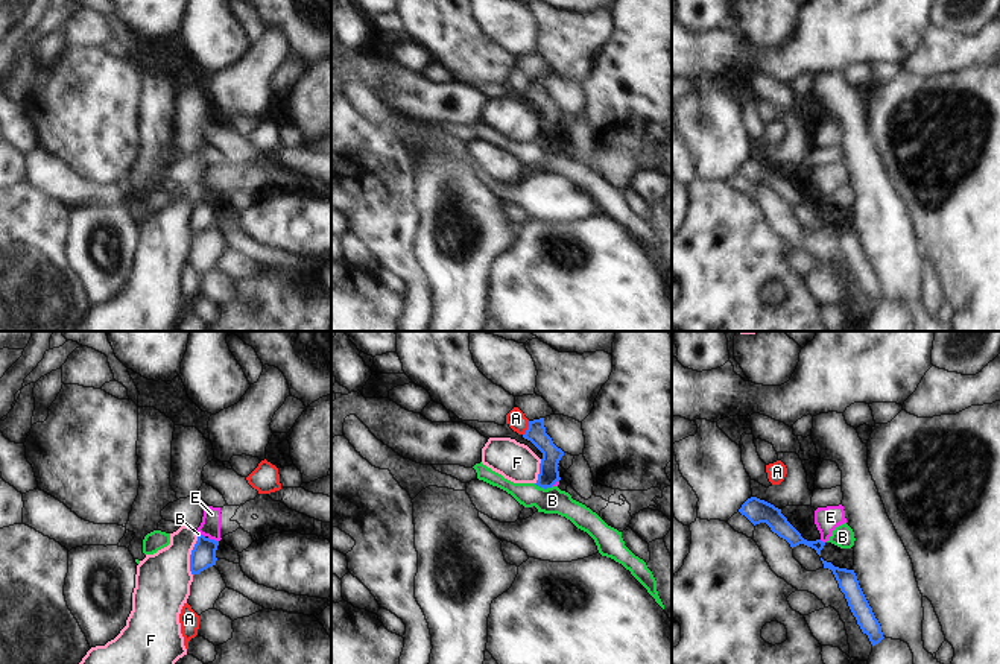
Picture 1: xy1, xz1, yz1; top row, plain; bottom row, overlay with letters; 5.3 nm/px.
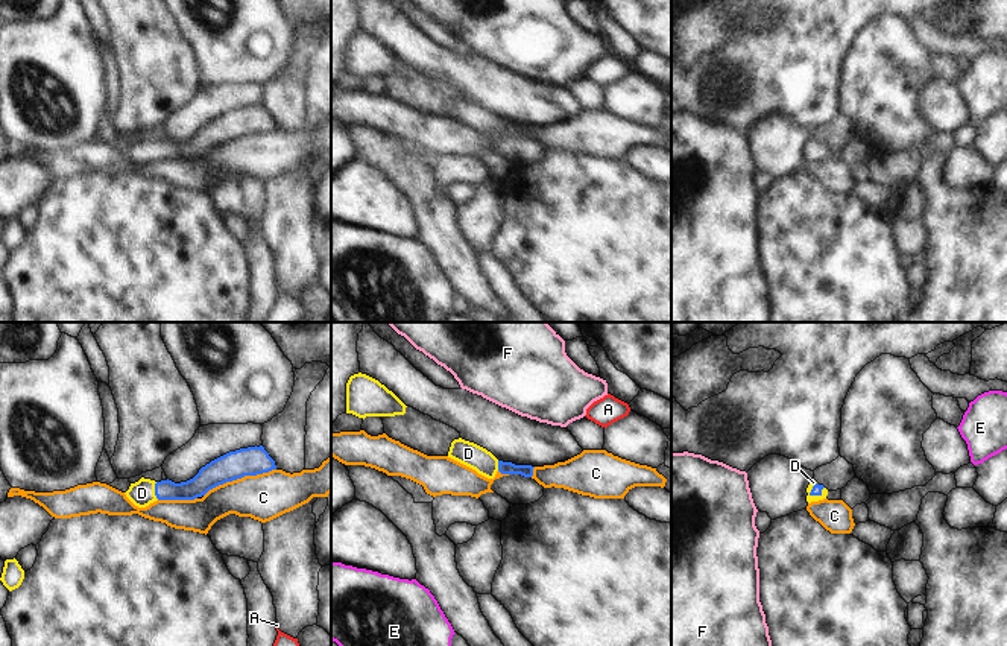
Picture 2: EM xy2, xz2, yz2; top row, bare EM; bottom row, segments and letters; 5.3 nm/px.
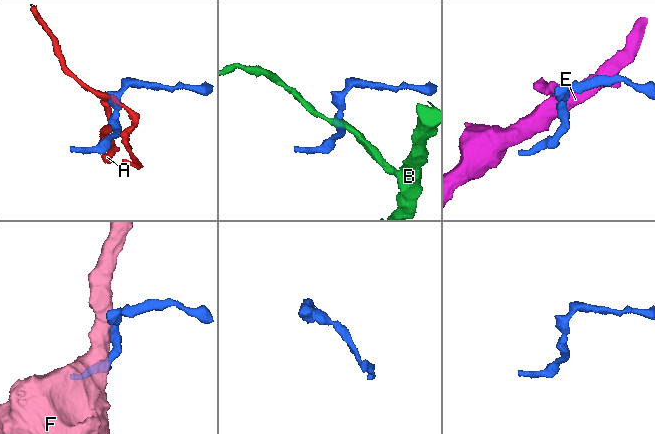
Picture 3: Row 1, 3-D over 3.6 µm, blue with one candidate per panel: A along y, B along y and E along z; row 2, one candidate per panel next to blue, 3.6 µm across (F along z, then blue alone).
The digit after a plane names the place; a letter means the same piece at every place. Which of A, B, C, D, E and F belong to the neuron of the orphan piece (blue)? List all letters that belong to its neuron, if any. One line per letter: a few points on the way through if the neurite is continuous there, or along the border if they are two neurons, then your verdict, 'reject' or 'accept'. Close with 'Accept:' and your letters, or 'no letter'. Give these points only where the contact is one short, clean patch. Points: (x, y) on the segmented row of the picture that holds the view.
A: along xz1 (529, 421), (523, 435) | reject
B: along xz1 (534, 483), (543, 488), (552, 486) | reject
C: reject
D: across xy2 (201, 484), (186, 491), (155, 491), (142, 493) | accept
E: along xy1 (208, 537), (218, 541) | reject
F: reject
Accept: D

